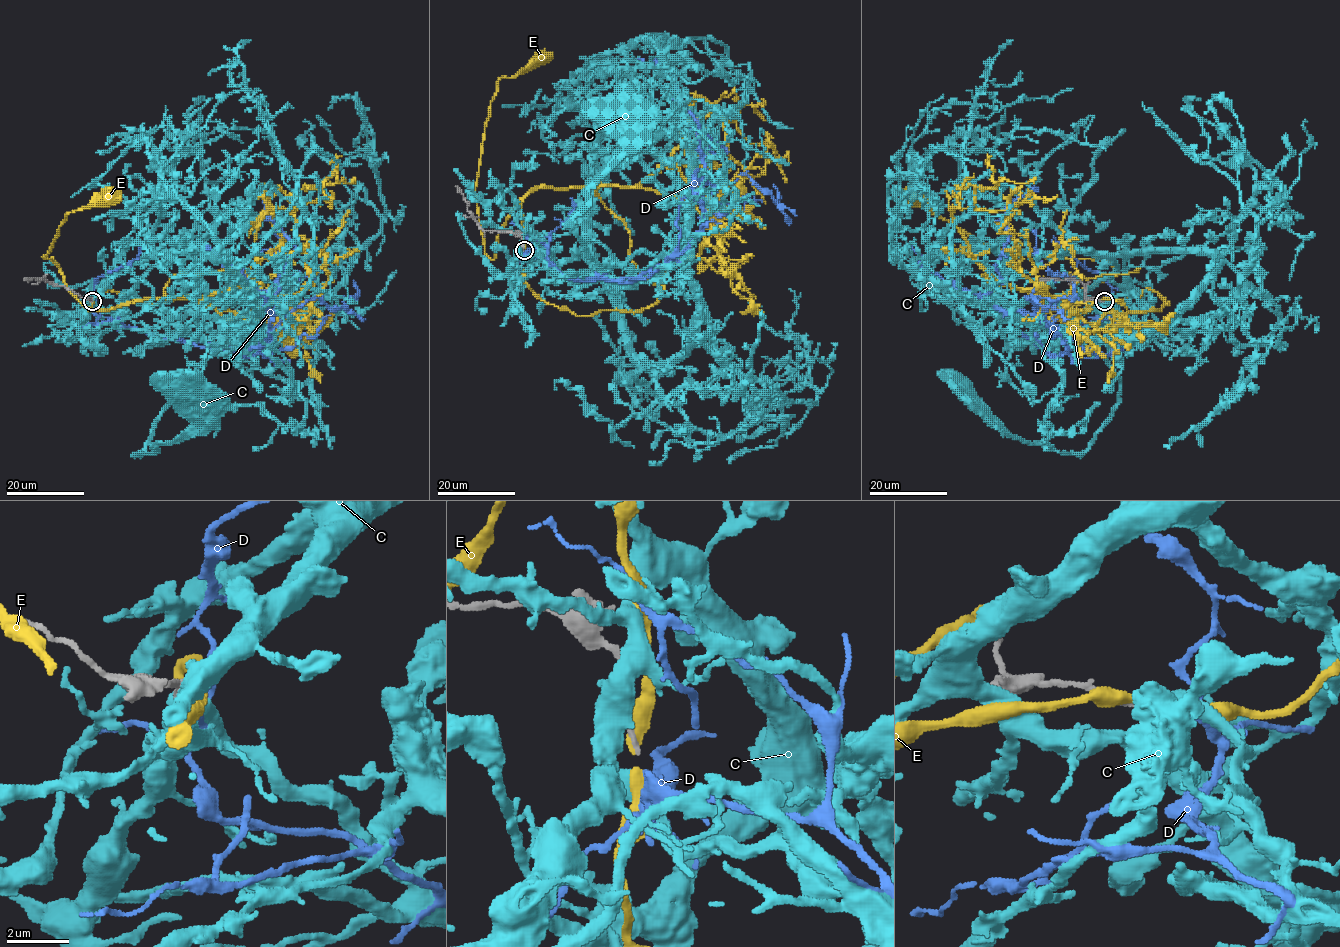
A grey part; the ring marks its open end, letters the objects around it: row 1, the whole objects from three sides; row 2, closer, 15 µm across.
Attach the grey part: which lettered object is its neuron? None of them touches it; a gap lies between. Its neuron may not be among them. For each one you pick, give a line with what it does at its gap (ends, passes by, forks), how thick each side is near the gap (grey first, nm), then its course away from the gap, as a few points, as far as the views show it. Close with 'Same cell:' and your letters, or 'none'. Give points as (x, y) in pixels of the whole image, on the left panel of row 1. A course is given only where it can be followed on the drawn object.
D: it ends there; 140 nm thick on the grey side, 220 nm on the other; it runs (93, 301), (97, 315), (141, 331), (266, 351), (268, 296), (296, 246), (267, 217), (273, 188)
Same cell: D

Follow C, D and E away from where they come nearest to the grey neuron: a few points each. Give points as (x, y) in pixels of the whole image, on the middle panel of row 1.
C: (524, 252), (560, 274), (615, 277), (674, 260), (635, 252), (602, 266), (572, 224), (622, 149), (618, 109)
D: (525, 252), (572, 278), (647, 278), (702, 227), (700, 130), (709, 146), (727, 150), (699, 148), (705, 185)
E: (523, 250), (521, 202), (500, 230), (496, 256), (485, 253), (474, 190), (497, 83), (541, 58)

